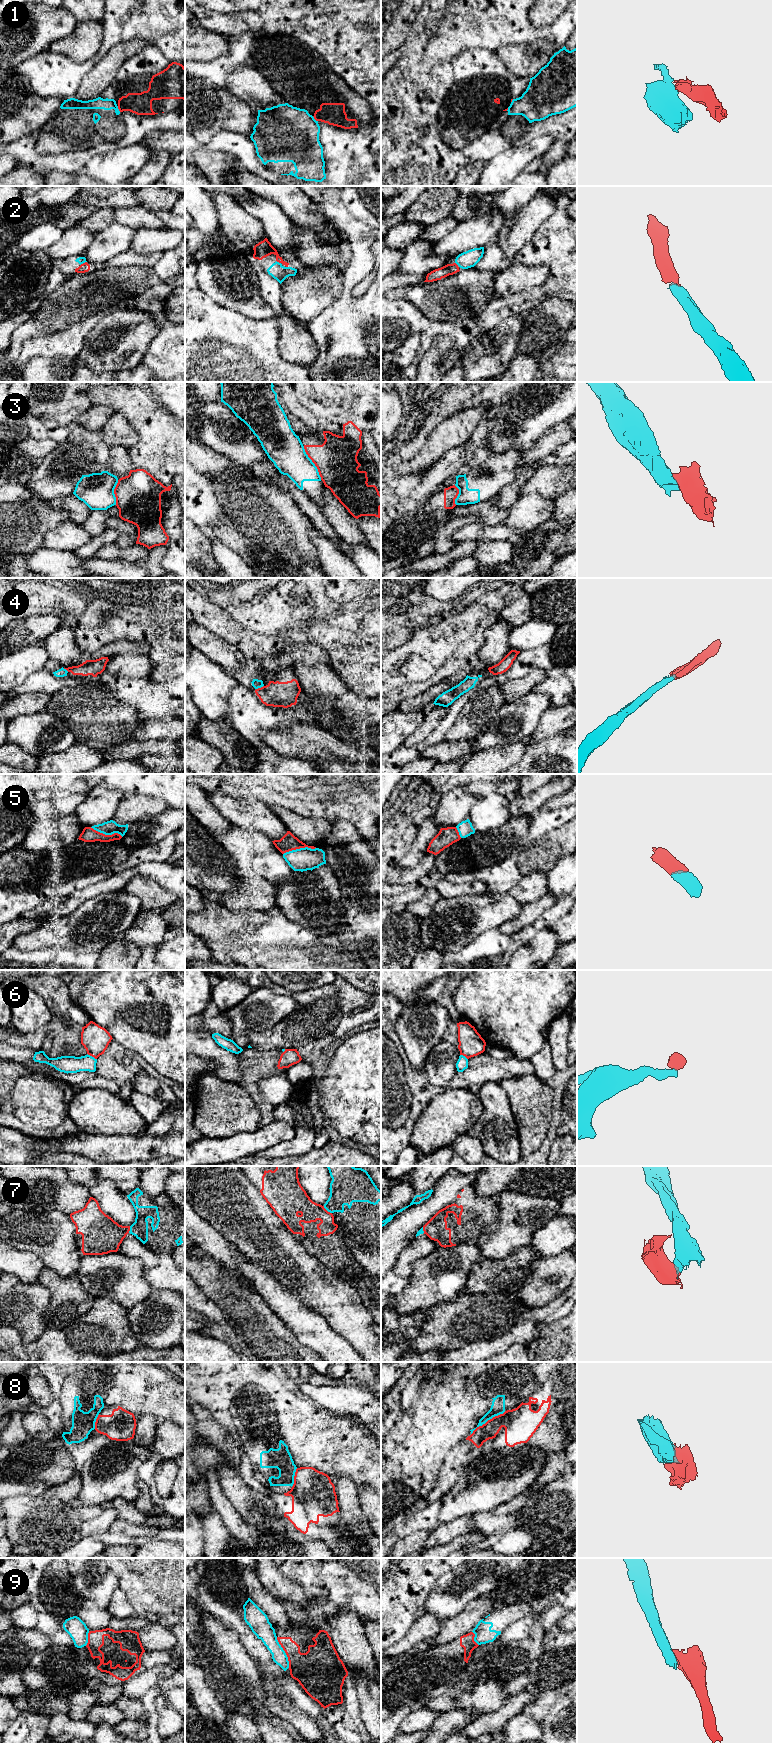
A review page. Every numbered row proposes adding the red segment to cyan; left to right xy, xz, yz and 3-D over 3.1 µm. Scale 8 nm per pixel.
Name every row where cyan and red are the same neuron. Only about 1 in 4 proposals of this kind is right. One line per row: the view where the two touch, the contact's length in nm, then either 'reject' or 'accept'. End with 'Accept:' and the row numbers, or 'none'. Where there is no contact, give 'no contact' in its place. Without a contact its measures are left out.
1: xz | 60 nm | reject
2: xz | 50 nm | accept
3: xz | 300 nm | reject
4: xz | 70 nm | accept
5: xz | 280 nm | accept
6: xy | 90 nm | accept
7: xz | 90 nm | reject
8: yz | 340 nm | reject
9: xz | 260 nm | reject
Accept: 2, 4, 5, 6

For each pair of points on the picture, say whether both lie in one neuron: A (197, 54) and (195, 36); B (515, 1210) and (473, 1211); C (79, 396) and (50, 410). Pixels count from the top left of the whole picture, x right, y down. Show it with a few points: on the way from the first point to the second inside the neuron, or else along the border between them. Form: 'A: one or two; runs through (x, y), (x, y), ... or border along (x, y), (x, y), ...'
A: one; runs through (197, 50), (195, 40)
B: two; border along (494, 1196), (497, 1202), (497, 1219), (483, 1229)
C: one; runs through (72, 396), (64, 396), (57, 403)

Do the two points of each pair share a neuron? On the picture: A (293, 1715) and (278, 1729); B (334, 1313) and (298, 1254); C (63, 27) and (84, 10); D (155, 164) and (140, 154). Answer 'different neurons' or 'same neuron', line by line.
A: different neurons
B: same neuron
C: different neurons
D: different neurons

